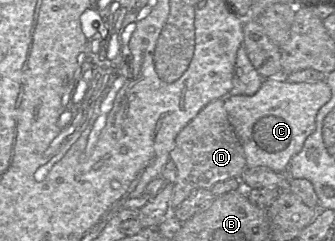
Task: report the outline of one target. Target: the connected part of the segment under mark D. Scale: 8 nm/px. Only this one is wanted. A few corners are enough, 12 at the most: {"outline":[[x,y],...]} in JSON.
{"outline":[[224,99],[177,135],[171,213],[246,168]]}

